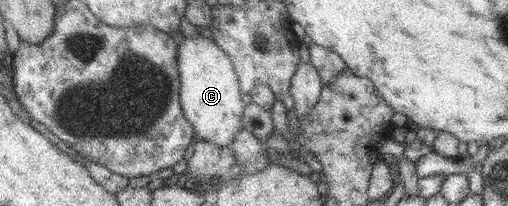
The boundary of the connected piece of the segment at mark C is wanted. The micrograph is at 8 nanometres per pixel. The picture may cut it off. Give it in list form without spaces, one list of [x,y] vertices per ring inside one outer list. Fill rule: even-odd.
[[[201,35],[184,38],[177,44],[178,76],[180,76],[180,106],[183,116],[192,125],[197,140],[230,145],[242,123],[245,104],[239,80],[230,57],[214,42]]]

